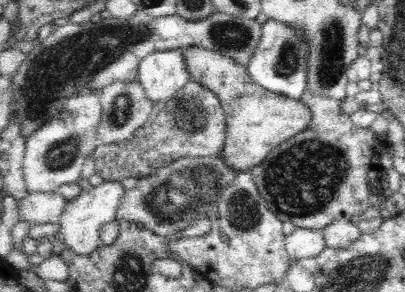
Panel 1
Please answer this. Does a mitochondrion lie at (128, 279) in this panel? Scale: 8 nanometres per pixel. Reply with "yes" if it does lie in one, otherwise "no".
yes

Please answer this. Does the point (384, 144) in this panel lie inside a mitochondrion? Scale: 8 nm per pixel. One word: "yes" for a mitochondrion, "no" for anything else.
no

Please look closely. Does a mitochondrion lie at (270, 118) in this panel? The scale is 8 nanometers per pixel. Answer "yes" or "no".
no

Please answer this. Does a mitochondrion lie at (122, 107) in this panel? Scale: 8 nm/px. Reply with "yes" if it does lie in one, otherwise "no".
yes

